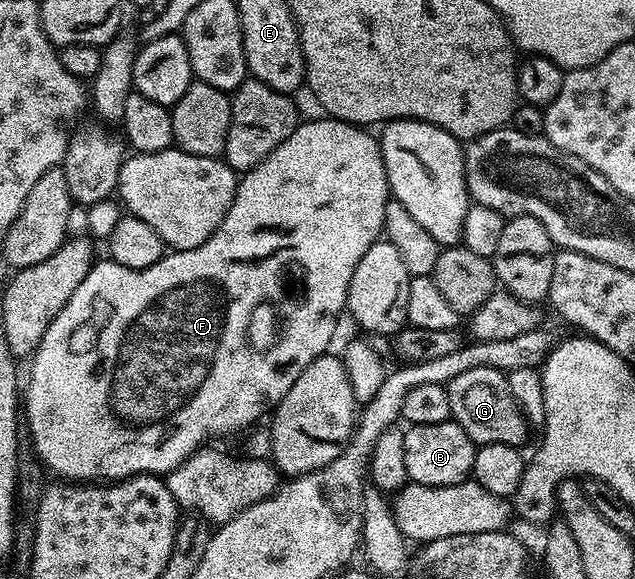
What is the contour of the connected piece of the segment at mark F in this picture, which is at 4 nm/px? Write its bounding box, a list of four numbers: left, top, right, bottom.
[25,118,389,484]

